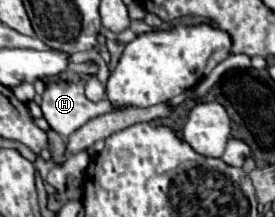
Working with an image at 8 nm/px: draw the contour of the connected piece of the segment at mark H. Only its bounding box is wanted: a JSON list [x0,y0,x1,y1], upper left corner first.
[41,77,113,137]

